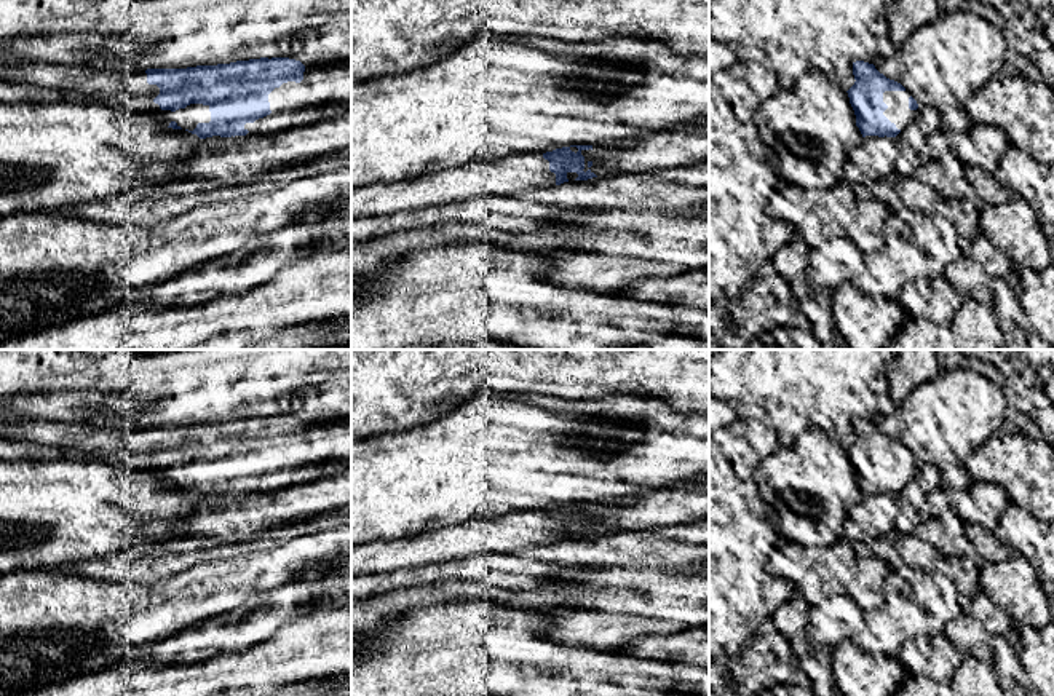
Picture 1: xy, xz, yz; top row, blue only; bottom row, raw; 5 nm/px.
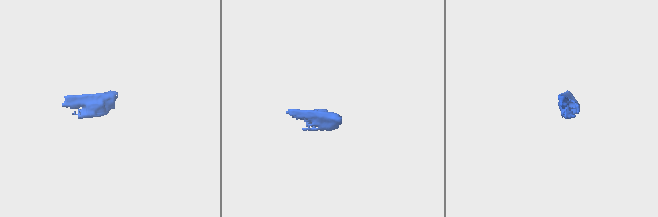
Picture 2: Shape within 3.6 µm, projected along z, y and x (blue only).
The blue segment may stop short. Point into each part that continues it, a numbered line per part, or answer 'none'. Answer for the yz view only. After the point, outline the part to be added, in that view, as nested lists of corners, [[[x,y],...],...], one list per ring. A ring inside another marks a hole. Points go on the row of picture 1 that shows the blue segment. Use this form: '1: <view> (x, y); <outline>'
1: yz (898, 112); [[[907,89],[883,93],[883,102],[888,105],[883,115],[901,131],[915,121],[917,117],[917,110],[909,109],[909,97],[910,93]]]

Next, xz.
1: xz (492, 176); [[[543,153],[489,155],[466,166],[447,168],[399,182],[351,188],[351,219],[394,216],[479,196],[513,196],[556,185]]]

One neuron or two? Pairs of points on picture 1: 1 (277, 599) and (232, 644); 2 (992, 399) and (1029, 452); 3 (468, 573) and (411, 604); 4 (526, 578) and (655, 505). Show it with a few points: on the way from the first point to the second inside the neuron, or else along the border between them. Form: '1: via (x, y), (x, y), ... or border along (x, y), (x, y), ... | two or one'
1: via (272, 612), (245, 632) | one
2: border along (1005, 425), (997, 428), (974, 449) | two
3: border along (491, 583), (438, 581), (417, 588) | two
4: border along (684, 524), (665, 524), (647, 529) | two

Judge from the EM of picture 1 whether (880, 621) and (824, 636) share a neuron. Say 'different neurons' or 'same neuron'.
same neuron

